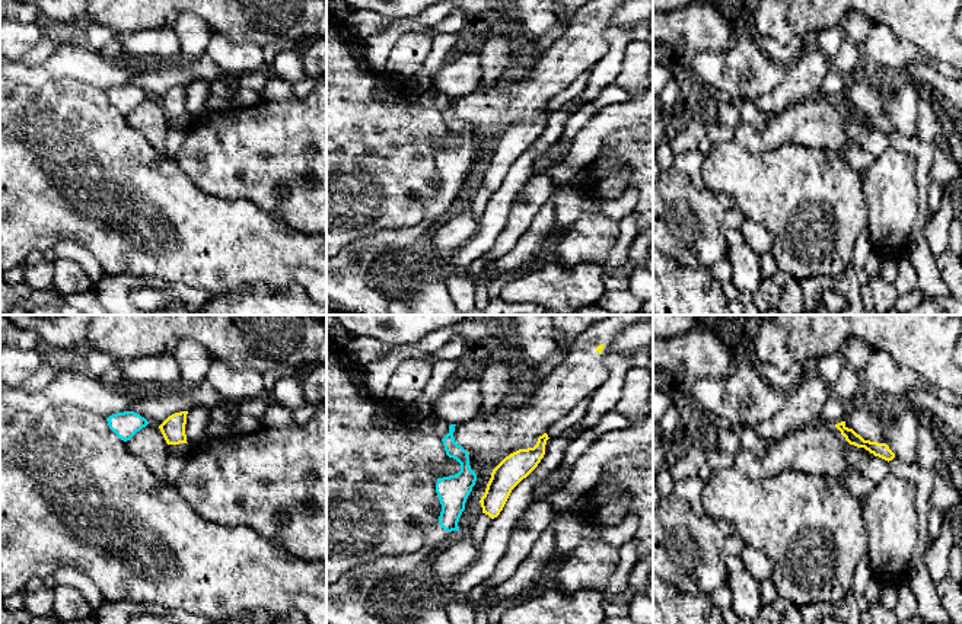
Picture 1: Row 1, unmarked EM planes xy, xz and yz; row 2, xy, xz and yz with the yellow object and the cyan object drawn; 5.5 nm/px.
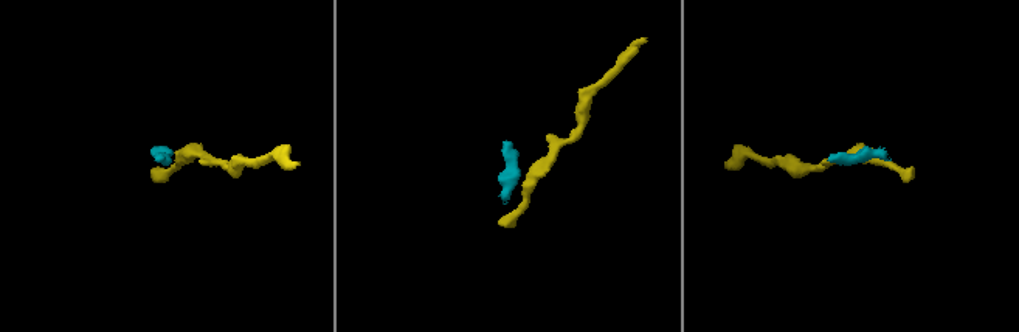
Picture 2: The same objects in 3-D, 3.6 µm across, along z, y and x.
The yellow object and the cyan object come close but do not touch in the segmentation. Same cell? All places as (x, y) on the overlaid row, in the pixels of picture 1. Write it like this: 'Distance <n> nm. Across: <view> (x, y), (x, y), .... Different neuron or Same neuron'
Distance 70 nm. Across: xy (159, 426), (147, 423). Different neuron

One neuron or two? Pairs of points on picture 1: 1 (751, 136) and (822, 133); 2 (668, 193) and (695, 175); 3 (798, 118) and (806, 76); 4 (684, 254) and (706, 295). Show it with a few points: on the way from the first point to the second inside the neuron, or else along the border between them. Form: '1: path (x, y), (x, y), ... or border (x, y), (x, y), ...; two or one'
1: path (768, 137), (777, 133), (805, 133); one
2: border (674, 168), (685, 174), (697, 187), (706, 188); two
3: border (821, 95), (790, 104), (773, 115); two
4: border (668, 257), (682, 267), (706, 266), (709, 268); two

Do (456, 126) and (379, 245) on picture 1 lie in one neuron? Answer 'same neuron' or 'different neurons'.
same neuron

